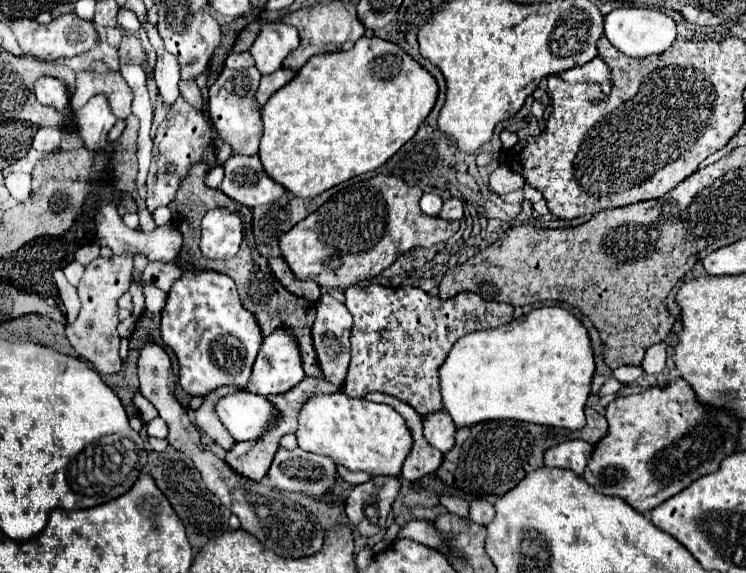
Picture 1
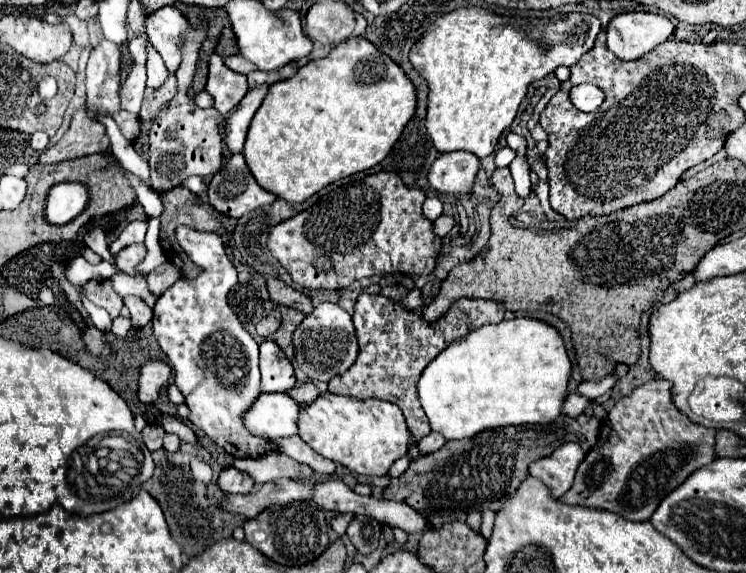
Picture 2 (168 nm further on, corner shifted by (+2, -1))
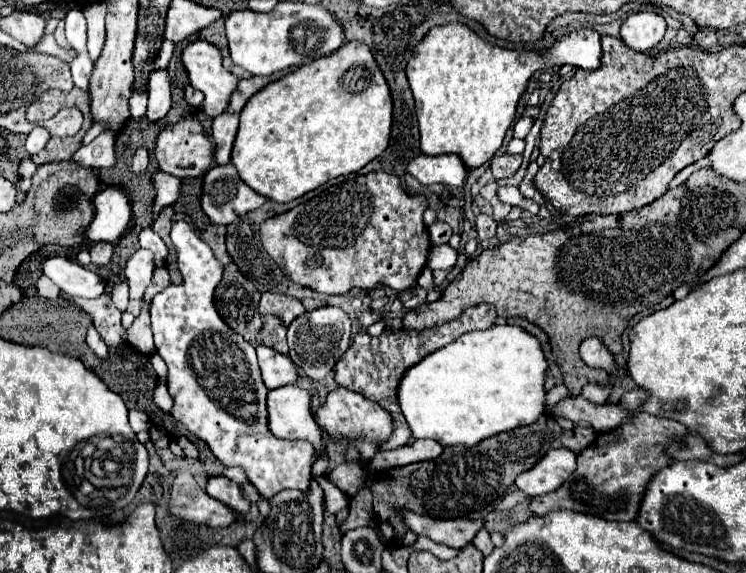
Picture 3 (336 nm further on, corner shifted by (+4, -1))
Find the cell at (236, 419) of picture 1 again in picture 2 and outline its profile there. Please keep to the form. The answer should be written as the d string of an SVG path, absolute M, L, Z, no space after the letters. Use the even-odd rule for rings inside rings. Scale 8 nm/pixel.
M261 393L253 409L245 413L245 425L253 435L279 439L297 435L299 403L289 393Z

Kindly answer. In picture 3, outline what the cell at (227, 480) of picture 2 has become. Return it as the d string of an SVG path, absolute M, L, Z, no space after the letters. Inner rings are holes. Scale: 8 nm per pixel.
M217 475L211 477L205 489L211 497L223 501L225 505L229 505L233 511L237 511L239 515L245 515L249 511L249 499L245 499L241 485L235 485L235 481L227 481L227 477Z

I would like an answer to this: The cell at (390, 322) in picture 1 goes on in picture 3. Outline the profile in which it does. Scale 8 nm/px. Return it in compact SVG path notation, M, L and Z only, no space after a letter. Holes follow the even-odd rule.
M479 303L473 307L467 307L457 319L425 329L425 331L407 331L407 329L399 329L399 331L383 331L379 337L371 337L367 333L367 327L359 327L351 347L347 349L347 353L343 355L343 359L335 365L335 383L339 387L347 387L351 391L361 393L363 397L383 405L383 409L387 409L393 415L393 435L391 439L383 445L383 449L397 449L403 447L405 443L409 443L411 437L411 429L407 429L407 421L403 421L403 413L399 409L397 403L397 387L399 381L403 379L405 371L411 369L415 363L419 363L421 359L425 359L427 355L431 355L433 351L449 345L451 341L455 341L457 337L461 337L467 331L475 331L475 329L487 329L495 323L497 313L495 307L489 303Z

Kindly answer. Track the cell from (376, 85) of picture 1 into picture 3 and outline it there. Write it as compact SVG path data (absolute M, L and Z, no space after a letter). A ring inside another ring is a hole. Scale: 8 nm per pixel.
M349 41L335 53L301 65L283 79L269 83L247 101L241 111L231 163L237 167L241 179L259 195L277 203L289 203L329 179L363 169L369 161L379 157L389 145L391 123L393 97L387 79L367 45Z

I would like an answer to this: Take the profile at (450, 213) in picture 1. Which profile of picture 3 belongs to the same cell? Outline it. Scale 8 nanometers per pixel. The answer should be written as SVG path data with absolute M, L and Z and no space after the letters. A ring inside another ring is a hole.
M435 221L433 225L429 225L429 237L431 237L431 243L435 243L435 245L447 243L451 237L451 227L443 221Z

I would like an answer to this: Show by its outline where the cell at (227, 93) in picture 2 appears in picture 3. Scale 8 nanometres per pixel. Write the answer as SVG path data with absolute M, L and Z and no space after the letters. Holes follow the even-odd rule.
M199 39L185 47L183 63L191 85L205 93L201 111L209 117L221 115L239 83L239 79L223 67L221 51L215 45Z

